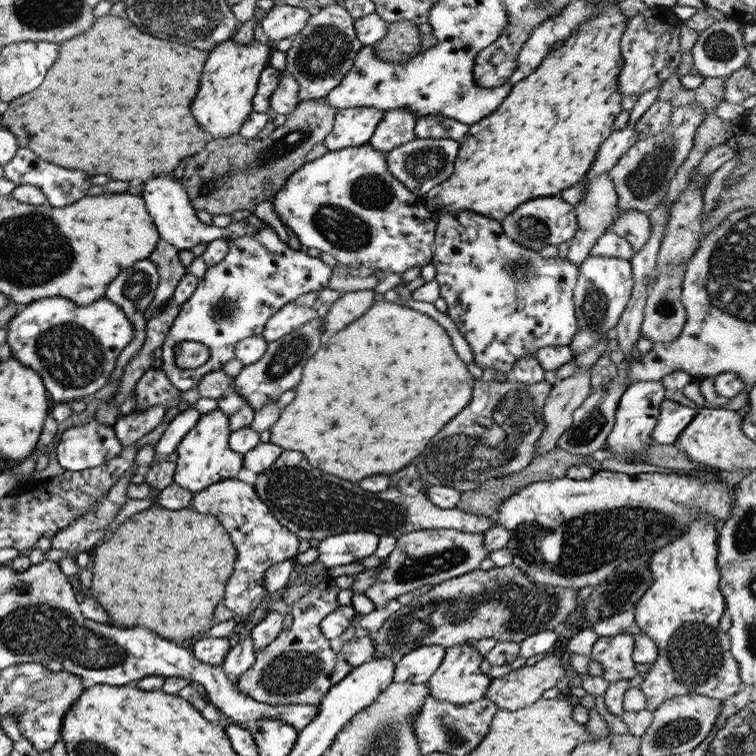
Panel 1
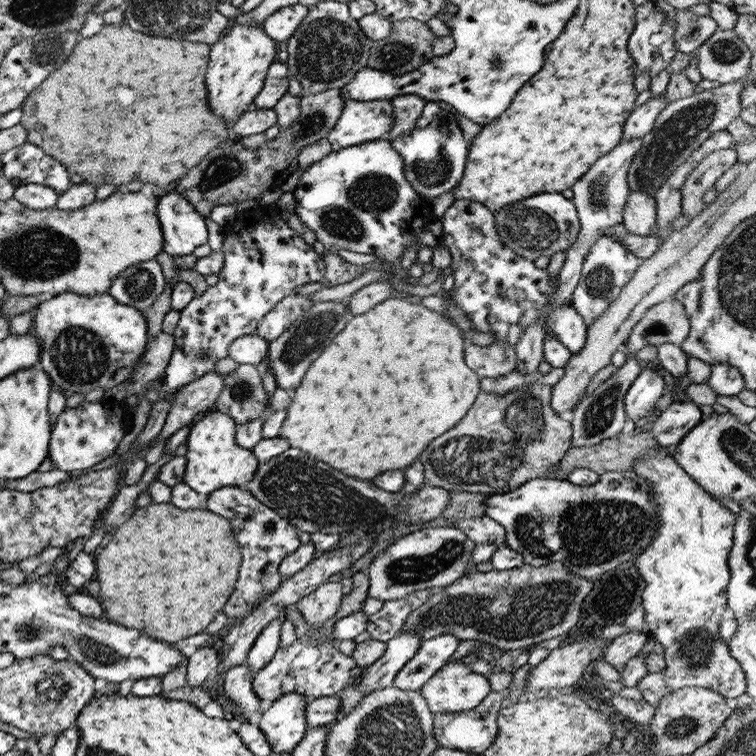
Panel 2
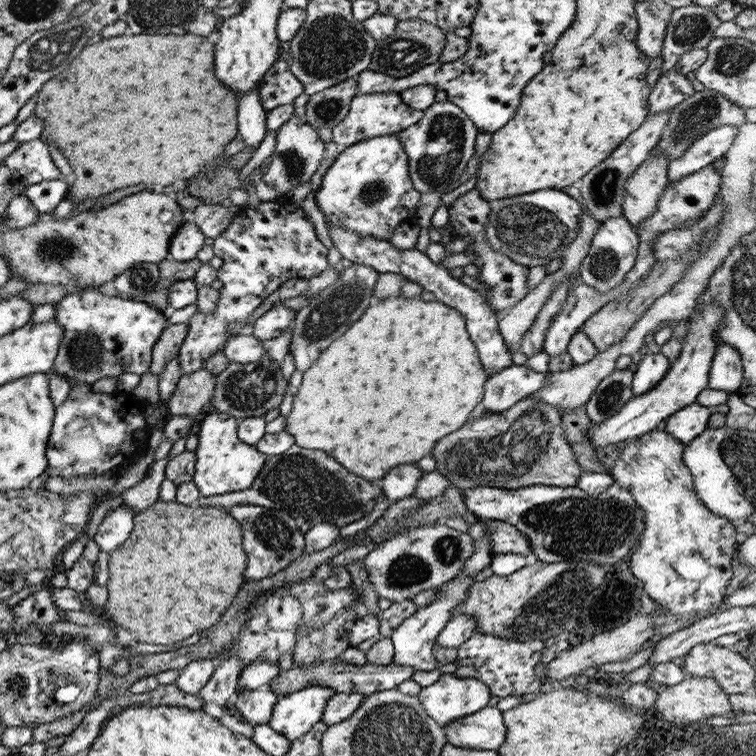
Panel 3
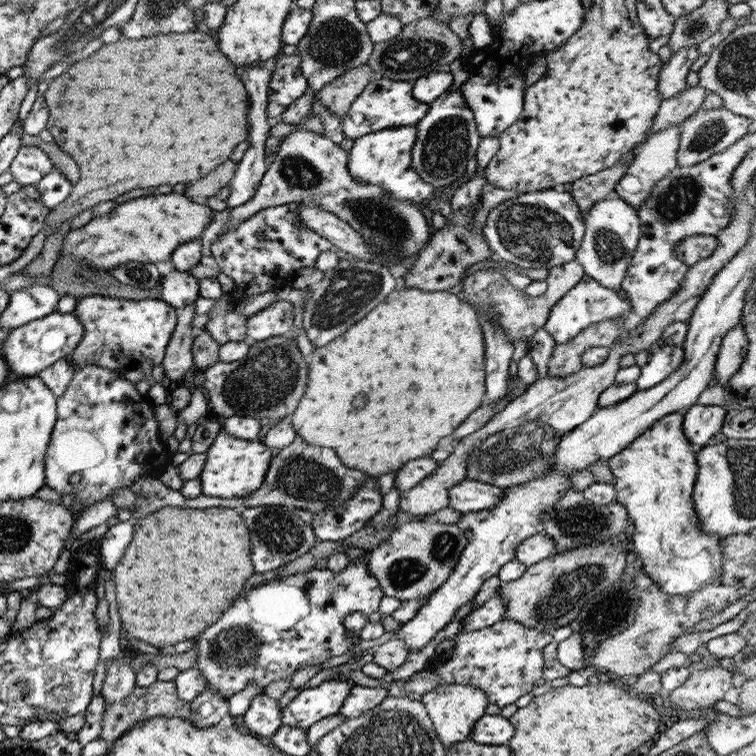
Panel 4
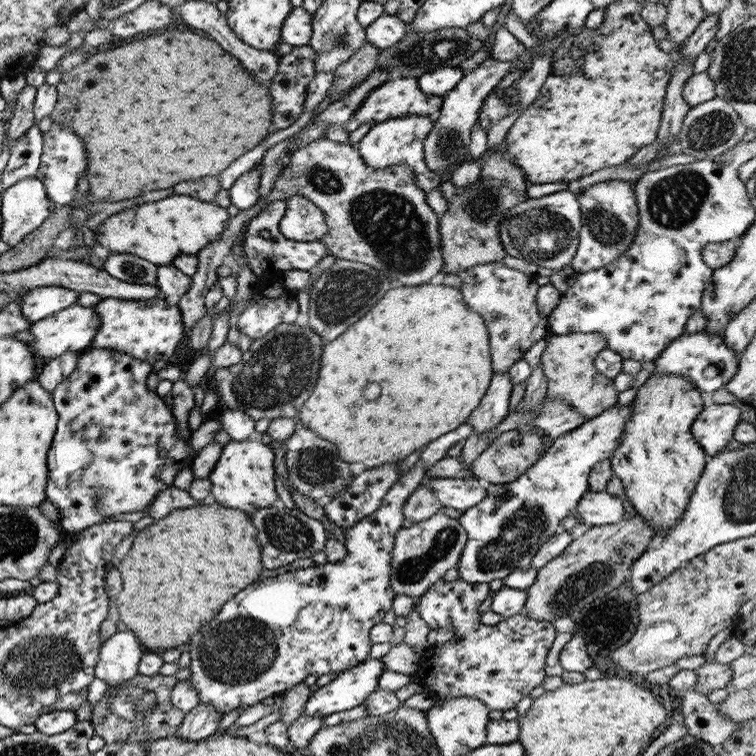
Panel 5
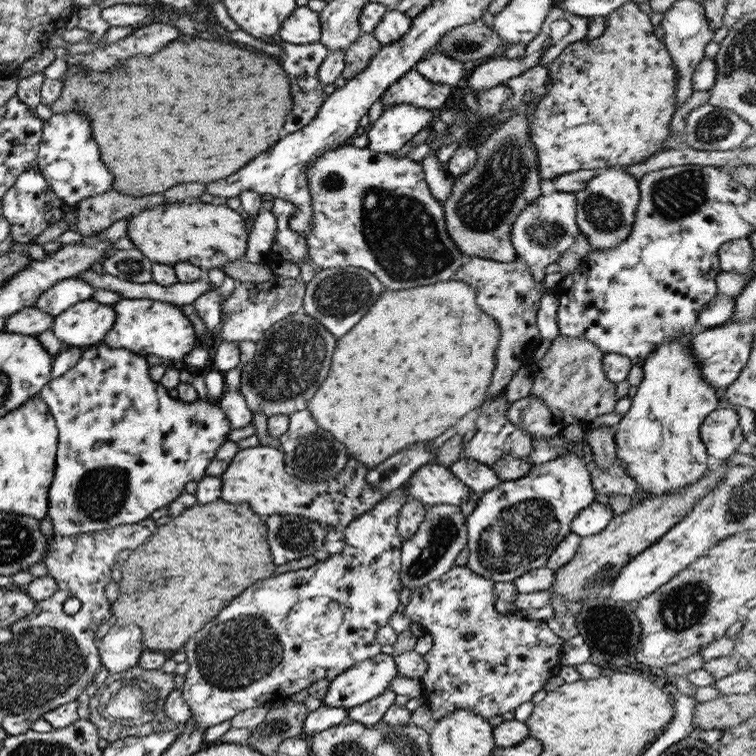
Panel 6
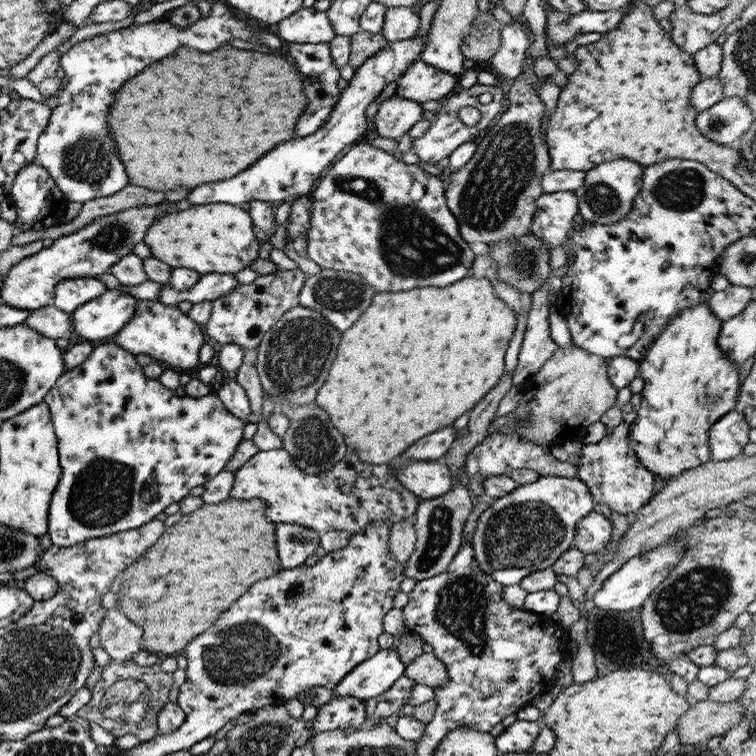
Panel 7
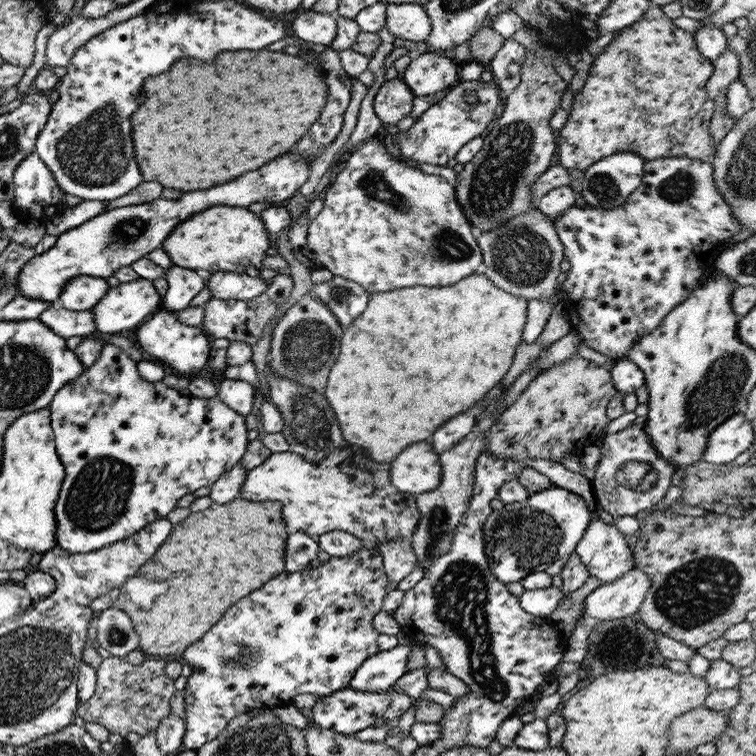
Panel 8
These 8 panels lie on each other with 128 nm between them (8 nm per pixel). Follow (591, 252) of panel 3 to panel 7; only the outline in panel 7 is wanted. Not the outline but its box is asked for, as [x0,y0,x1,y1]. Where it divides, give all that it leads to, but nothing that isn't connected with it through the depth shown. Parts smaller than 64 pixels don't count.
[575,158,644,224]

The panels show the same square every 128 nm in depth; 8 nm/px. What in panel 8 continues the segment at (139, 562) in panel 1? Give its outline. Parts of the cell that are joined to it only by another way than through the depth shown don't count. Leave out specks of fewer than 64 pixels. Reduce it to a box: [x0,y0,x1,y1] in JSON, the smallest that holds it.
[113,497,286,656]

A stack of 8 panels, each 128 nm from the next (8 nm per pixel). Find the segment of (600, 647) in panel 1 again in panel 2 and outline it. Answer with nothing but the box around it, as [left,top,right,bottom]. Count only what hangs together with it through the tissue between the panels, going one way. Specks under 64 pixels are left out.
[602,447,747,707]

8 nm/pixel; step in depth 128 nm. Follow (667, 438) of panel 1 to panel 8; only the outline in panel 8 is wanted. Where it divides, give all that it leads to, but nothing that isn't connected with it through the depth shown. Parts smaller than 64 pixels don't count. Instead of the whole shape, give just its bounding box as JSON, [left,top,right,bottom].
[702,413,754,465]

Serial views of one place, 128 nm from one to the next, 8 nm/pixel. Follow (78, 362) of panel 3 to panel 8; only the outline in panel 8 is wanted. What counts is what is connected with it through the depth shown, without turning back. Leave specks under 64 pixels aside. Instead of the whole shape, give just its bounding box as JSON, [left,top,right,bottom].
[134,307,213,376]

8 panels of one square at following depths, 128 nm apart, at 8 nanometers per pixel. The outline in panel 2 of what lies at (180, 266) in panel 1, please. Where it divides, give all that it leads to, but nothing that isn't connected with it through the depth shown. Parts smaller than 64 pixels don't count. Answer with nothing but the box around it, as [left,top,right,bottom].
[155,250,218,295]

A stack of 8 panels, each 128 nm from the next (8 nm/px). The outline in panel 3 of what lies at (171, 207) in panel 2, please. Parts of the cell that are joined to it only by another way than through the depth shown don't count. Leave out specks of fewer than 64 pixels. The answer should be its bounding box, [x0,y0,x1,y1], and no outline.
[169,216,208,262]

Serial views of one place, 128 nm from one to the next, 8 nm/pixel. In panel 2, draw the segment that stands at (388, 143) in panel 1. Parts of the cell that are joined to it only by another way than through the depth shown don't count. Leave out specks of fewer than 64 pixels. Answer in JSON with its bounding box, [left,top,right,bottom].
[385,95,428,142]

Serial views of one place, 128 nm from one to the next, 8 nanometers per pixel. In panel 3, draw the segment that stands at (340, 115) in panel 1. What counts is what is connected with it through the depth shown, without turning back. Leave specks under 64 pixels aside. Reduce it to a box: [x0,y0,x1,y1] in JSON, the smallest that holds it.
[332,93,424,147]

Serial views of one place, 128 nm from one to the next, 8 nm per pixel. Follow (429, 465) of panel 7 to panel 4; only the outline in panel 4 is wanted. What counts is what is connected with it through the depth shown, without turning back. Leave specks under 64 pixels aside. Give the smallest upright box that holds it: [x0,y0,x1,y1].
[448,478,505,514]

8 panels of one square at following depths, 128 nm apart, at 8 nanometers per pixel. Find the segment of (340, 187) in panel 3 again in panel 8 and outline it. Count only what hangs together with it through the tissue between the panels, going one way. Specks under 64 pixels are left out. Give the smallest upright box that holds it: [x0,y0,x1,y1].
[372,77,414,130]

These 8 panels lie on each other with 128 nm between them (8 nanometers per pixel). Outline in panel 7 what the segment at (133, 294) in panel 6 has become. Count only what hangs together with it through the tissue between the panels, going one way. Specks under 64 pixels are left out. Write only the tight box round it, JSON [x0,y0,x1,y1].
[157,272,239,307]

